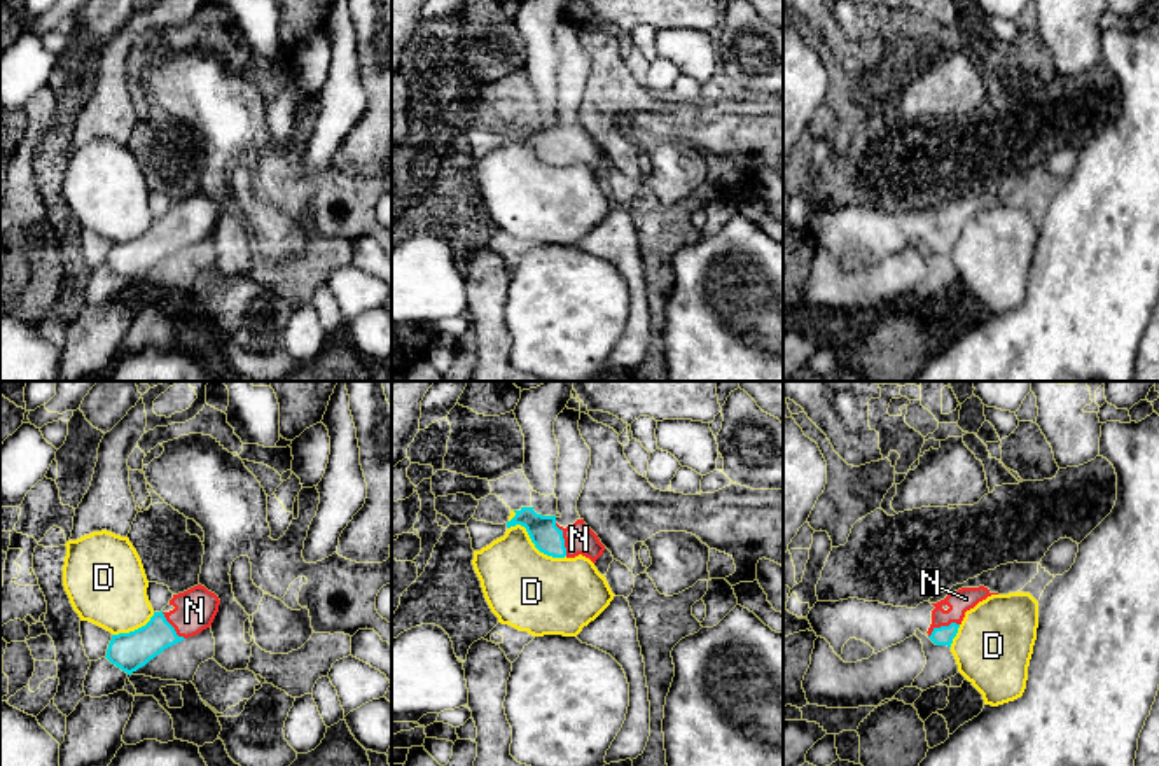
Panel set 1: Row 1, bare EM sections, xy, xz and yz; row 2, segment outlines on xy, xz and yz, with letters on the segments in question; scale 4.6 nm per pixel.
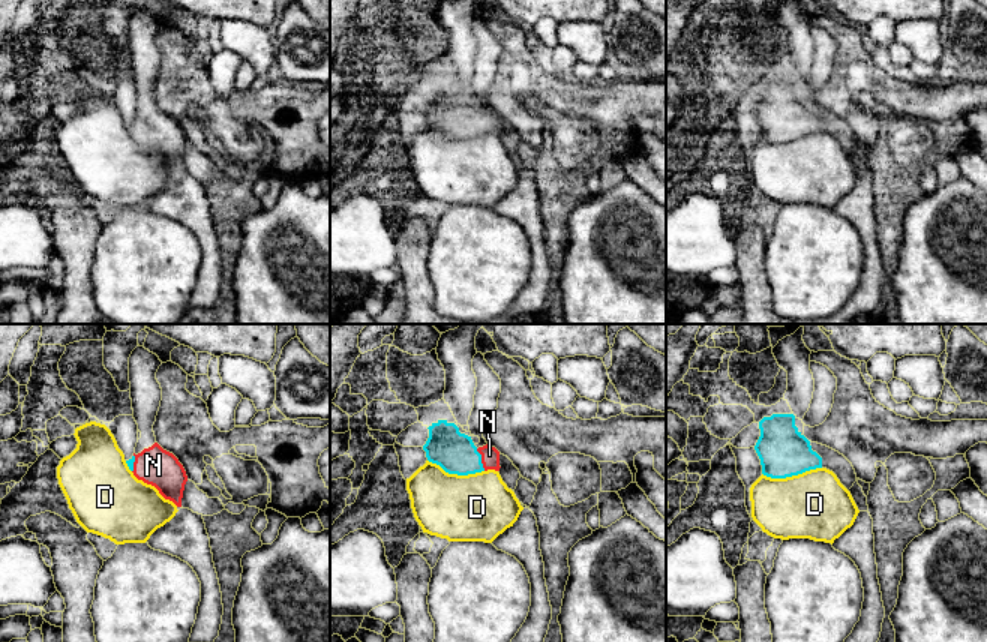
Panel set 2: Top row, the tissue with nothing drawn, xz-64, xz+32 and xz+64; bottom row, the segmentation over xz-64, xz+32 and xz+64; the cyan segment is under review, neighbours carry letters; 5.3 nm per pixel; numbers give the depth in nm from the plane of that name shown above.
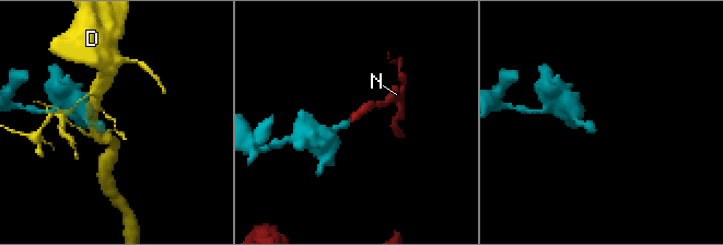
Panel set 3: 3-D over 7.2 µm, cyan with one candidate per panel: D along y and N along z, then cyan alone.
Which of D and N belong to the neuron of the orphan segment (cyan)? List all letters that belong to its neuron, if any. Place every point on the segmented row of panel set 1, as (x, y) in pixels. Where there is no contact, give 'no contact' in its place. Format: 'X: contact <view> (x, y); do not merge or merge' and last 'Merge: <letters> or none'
D: contact xz (534, 543); do not merge
N: contact xz (563, 539); merge
Merge: N

